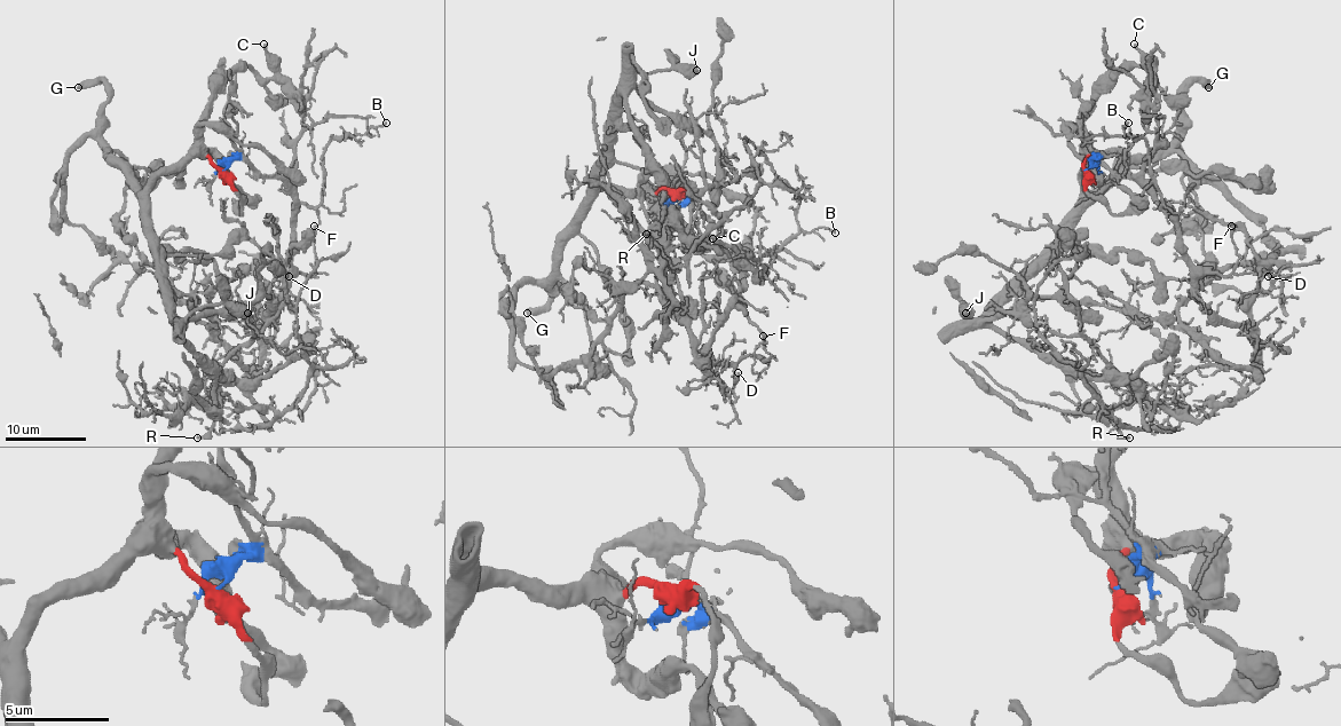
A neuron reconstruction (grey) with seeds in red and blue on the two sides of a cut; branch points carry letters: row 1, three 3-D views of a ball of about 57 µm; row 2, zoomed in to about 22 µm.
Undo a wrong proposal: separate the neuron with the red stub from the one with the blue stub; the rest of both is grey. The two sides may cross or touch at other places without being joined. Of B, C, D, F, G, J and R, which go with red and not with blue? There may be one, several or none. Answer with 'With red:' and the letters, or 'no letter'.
With red: C, G, J, R

